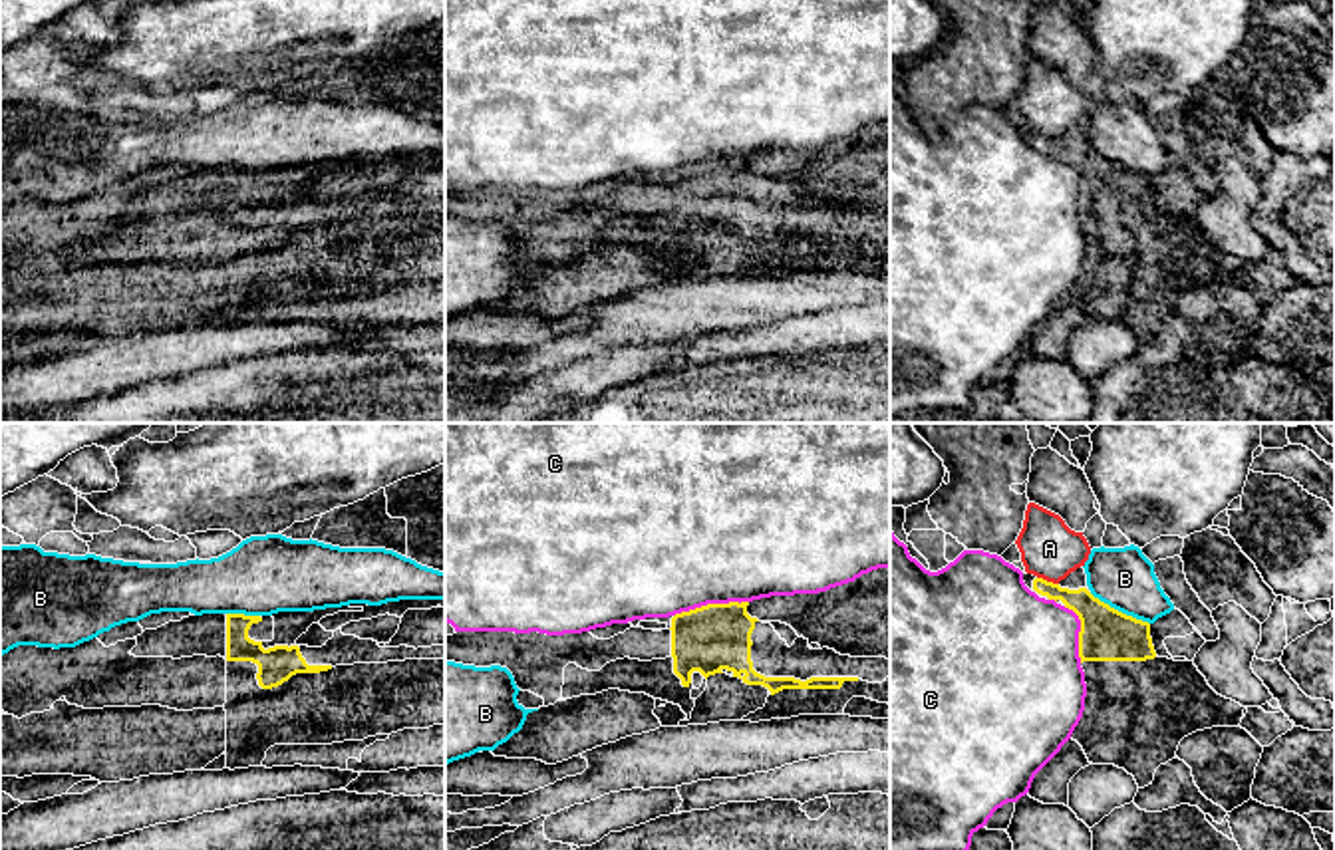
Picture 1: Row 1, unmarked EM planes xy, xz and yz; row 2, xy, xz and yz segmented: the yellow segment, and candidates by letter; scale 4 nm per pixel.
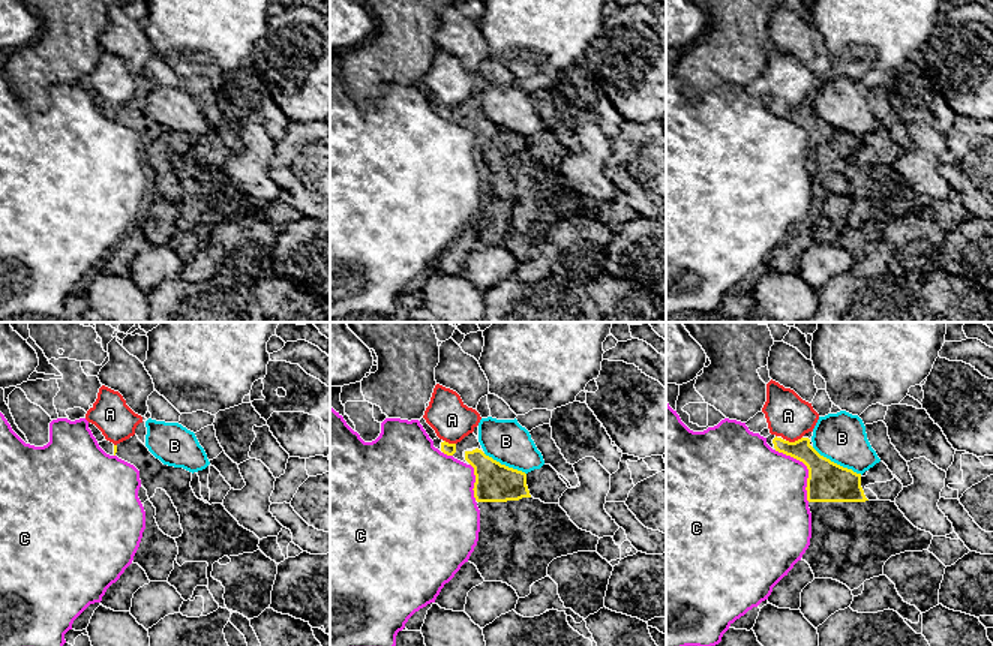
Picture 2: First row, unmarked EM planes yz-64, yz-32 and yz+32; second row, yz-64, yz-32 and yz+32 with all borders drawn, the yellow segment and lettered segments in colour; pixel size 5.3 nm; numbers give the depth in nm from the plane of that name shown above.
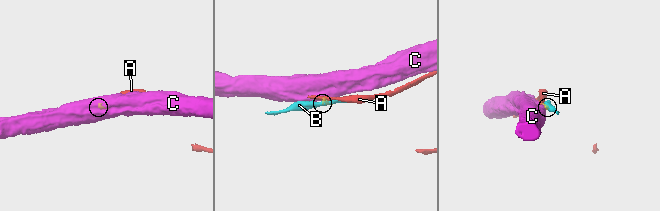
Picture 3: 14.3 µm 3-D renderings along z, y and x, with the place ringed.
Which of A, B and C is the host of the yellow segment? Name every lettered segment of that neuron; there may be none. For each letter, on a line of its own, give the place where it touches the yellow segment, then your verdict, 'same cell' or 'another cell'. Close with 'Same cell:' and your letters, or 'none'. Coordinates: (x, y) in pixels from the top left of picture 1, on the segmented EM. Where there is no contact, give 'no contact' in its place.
A: yz (1045, 580) | another cell
B: yz (1117, 610) | another cell
C: xz (710, 604) | another cell
Same cell: none

